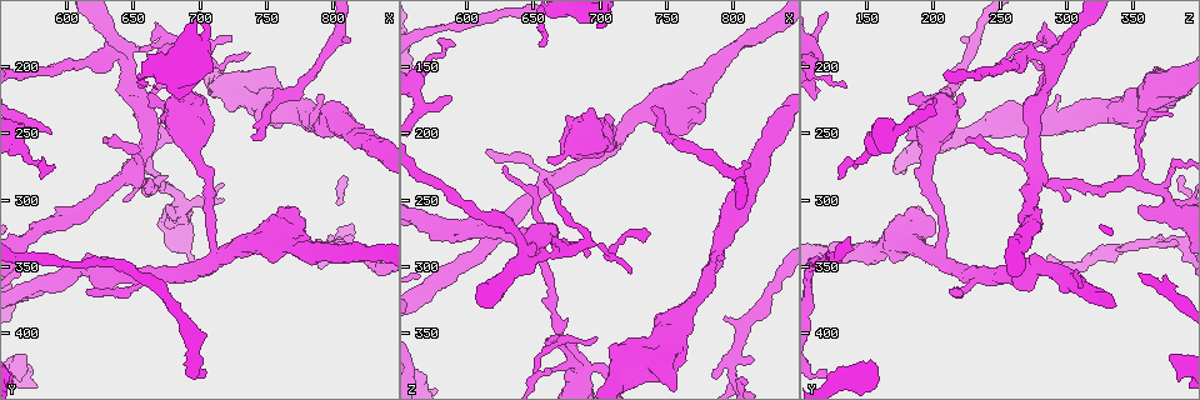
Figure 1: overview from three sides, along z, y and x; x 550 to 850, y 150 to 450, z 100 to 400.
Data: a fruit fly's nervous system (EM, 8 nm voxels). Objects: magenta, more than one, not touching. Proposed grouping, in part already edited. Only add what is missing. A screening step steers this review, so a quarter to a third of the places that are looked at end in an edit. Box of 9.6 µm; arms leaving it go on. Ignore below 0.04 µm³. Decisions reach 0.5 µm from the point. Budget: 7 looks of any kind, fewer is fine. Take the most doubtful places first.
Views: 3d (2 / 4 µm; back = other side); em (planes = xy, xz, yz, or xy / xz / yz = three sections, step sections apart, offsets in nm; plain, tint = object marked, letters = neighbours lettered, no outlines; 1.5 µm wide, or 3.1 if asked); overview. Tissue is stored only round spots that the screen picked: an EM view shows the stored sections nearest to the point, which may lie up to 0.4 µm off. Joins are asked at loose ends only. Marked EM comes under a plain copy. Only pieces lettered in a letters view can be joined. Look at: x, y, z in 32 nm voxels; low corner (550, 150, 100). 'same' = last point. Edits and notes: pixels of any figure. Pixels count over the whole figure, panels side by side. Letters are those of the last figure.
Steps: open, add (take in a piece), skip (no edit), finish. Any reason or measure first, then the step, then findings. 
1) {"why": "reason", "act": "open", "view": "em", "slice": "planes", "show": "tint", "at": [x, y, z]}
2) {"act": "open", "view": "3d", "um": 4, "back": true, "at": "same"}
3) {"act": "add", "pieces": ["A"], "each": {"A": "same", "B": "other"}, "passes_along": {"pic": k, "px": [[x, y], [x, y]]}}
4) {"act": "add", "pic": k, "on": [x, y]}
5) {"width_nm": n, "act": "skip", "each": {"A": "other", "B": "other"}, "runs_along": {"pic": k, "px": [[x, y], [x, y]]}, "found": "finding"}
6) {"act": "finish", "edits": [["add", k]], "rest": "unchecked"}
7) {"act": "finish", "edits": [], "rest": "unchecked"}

{"why": "branch stops here", "act": "open", "view": "3d", "um": 4, "at": [738, 252, 182]}

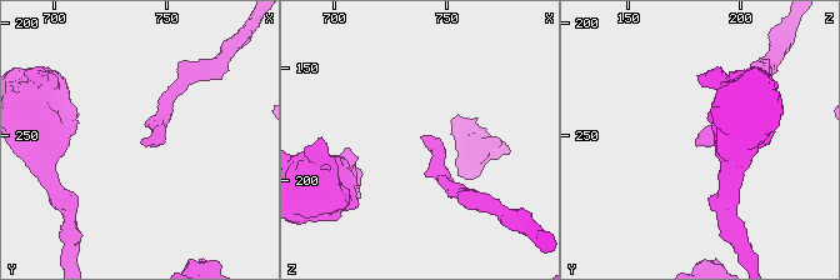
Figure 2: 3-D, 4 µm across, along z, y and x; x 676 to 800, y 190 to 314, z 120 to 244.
{"act": "open", "view": "em", "slice": "xz", "step": 4, "show": "letters", "at": [737, 253, 182]}

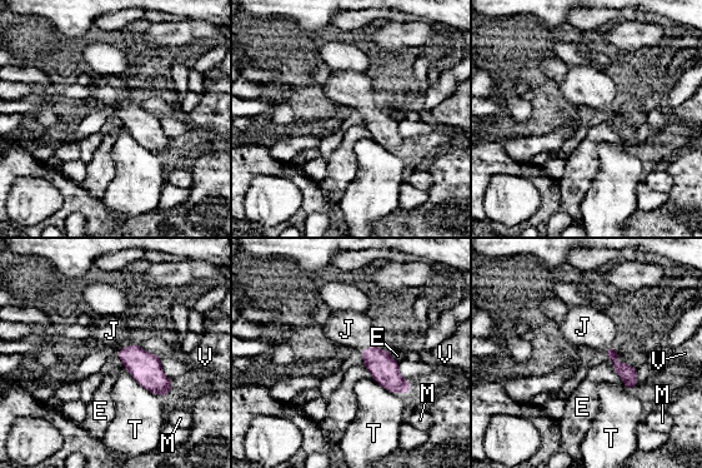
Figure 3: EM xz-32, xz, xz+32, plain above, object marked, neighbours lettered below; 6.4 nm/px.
{"act": "open", "view": "em", "slice": "planes", "show": "letters", "at": "same"}

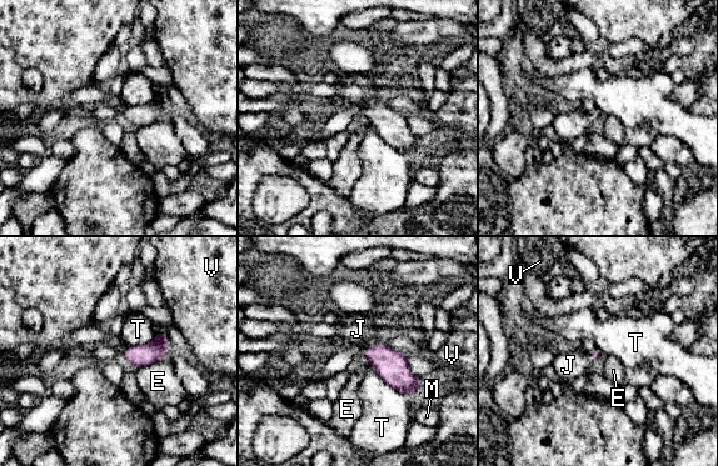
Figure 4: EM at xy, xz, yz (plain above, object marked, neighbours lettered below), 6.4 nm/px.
{"act": "add", "pieces": ["J"], "each": {"E": "other", "J": "same", "M": "other", "T": "other", "V": "other"}, "passes_along": {"pic": 4, "px": [[392, 366], [372, 346], [358, 329]]}, "found": "it goes on there"}

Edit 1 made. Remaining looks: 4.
{"why": "thin end", "act": "open", "view": "em", "slice": "yz", "step": 4, "show": "tint", "at": [658, 216, 136]}

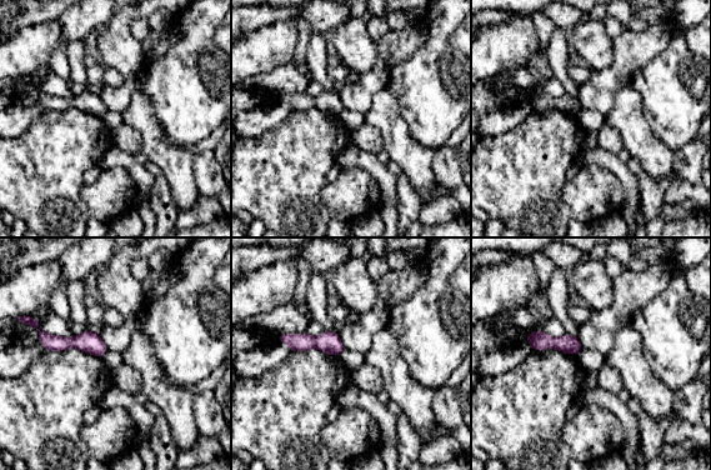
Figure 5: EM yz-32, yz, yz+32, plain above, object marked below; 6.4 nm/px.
{"act": "open", "view": "em", "slice": "planes", "show": "letters", "at": "same"}

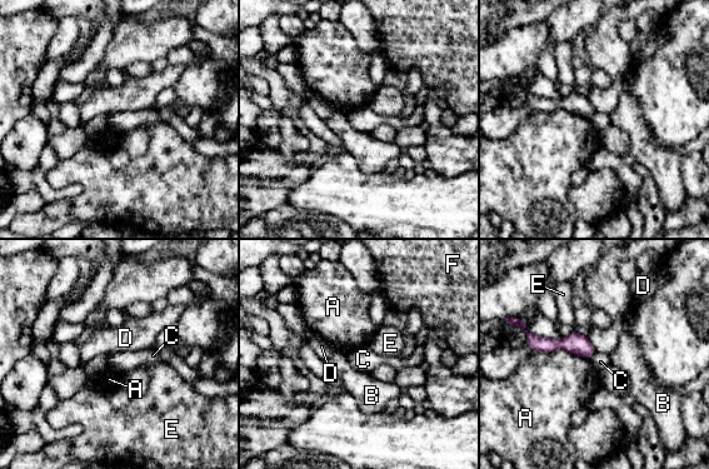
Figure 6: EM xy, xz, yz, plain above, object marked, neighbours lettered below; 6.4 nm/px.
{"width_nm": 130, "act": "skip", "each": {"A": "other", "B": "other", "C": "other", "D": "other", "E": "other", "F": "other"}, "found": "none of them fits"}

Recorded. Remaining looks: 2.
{"why": "branch stops here", "act": "open", "view": "em", "slice": "xz", "step": 8, "show": "letters", "at": [578, 284, 130]}

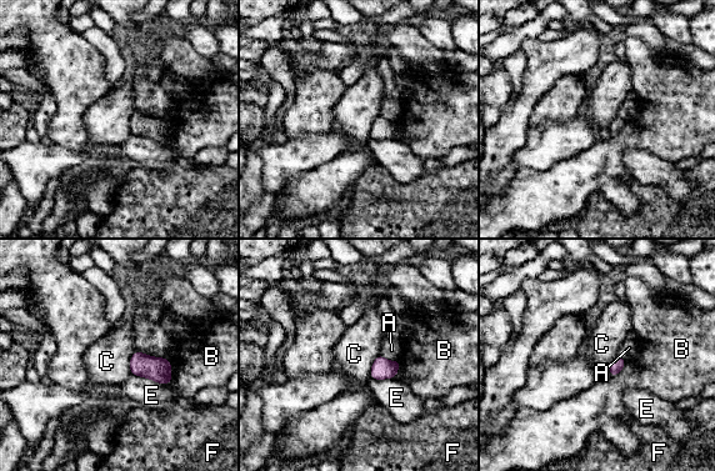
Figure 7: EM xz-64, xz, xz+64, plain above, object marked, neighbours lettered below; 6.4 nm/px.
{"act": "open", "view": "em", "slice": "xy", "step": 4, "show": "letters", "at": "same"}

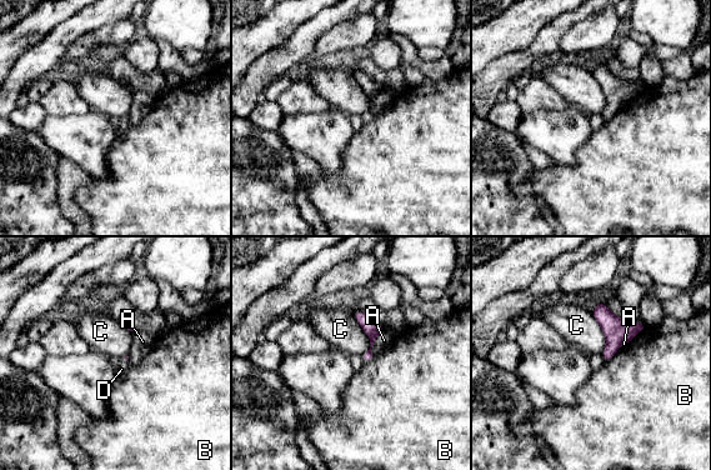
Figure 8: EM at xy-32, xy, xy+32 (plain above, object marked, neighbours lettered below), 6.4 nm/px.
{"act": "skip", "each": {"A": "other", "B": "other", "C": "other", "D": "other"}, "found": "none of them fits"}

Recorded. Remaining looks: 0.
{"act": "finish", "edits": [["add", 4]], "rest": "unchecked"}

